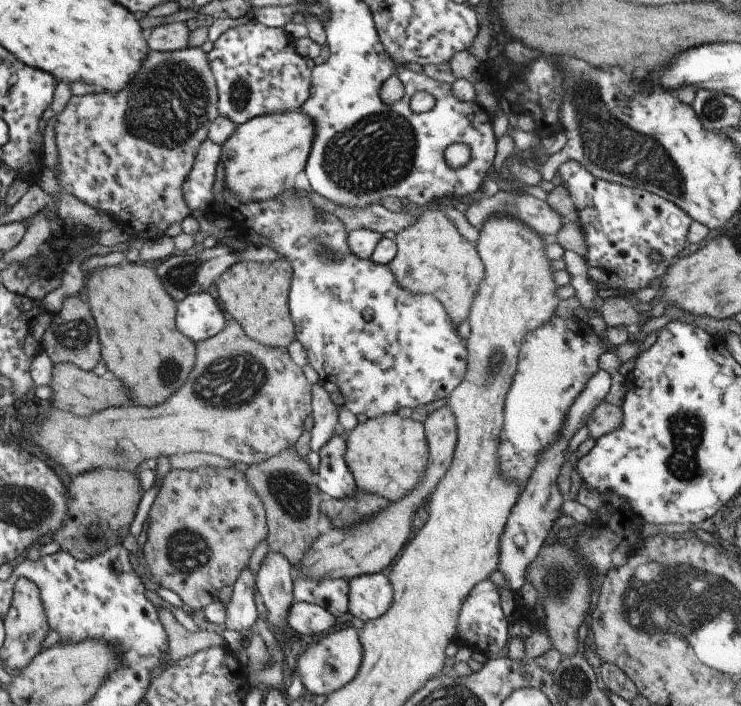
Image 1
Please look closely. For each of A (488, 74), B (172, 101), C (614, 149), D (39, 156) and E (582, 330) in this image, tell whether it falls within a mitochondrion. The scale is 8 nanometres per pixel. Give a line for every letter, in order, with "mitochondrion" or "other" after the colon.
A: other
B: mitochondrion
C: mitochondrion
D: other
E: other

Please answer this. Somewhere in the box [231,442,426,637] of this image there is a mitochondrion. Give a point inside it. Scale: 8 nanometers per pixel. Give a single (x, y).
(291, 493)

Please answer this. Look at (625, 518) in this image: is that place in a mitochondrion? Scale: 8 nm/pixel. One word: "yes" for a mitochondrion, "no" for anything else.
no

